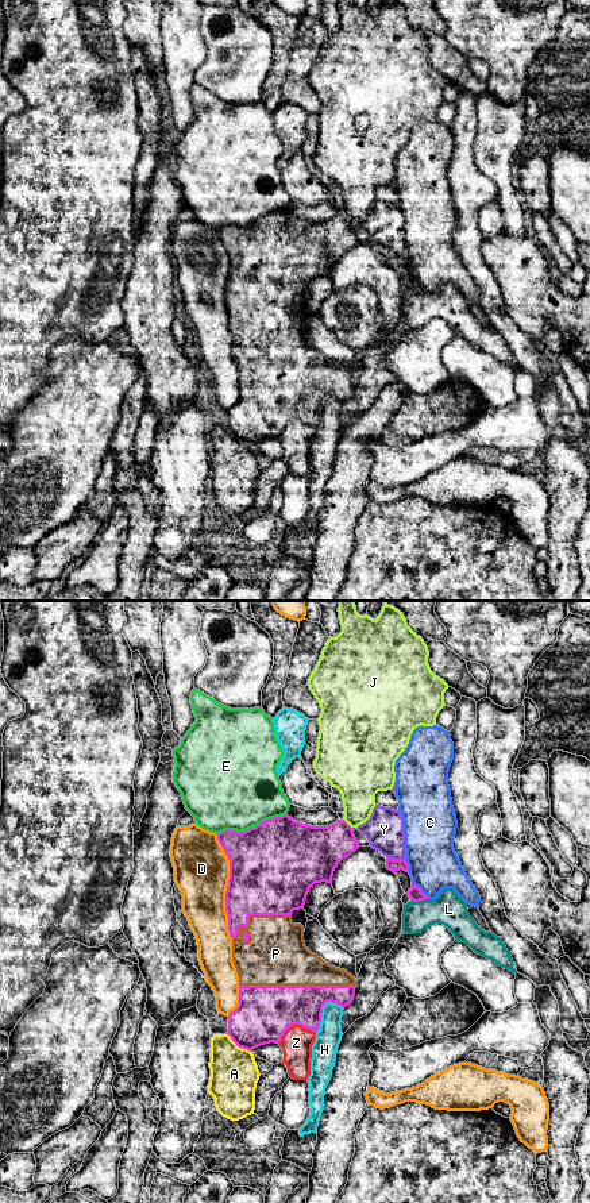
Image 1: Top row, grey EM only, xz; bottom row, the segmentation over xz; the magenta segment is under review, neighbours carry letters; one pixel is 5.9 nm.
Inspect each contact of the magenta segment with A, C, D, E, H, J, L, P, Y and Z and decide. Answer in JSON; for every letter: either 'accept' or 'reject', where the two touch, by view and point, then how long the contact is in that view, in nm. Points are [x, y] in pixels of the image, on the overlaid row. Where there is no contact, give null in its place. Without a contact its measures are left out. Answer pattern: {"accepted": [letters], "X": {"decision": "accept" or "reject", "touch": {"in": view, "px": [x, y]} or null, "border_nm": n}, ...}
{"accepted": ["L", "P"], "A": {"decision": "reject", "touch": {"in": "xz", "px": [238, 1045]}, "border_nm": 170}, "C": {"decision": "reject", "touch": {"in": "xz", "px": [420, 890]}, "border_nm": 160}, "D": {"decision": "reject", "touch": {"in": "xz", "px": [227, 887]}, "border_nm": 650}, "E": {"decision": "reject", "touch": {"in": "xz", "px": [251, 828]}, "border_nm": 440}, "H": {"decision": "reject", "touch": {"in": "xz", "px": [322, 1009]}, "border_nm": 220}, "J": {"decision": "reject", "touch": {"in": "xz", "px": [347, 824]}, "border_nm": 80}, "L": {"decision": "accept", "touch": {"in": "xz", "px": [419, 899]}, "border_nm": 110}, "P": {"decision": "accept", "touch": {"in": "xz", "px": [297, 986]}, "border_nm": 700}, "Y": {"decision": "reject", "touch": {"in": "xz", "px": [396, 860]}, "border_nm": 110}, "Z": {"decision": "reject", "touch": {"in": "xz", "px": [294, 1024]}, "border_nm": 240}}

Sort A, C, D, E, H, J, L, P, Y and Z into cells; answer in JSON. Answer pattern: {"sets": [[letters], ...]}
{"sets": [["A"], ["C"], ["D"], ["E"], ["H"], ["J"], ["L", "P"], ["Y"], ["Z"]]}

